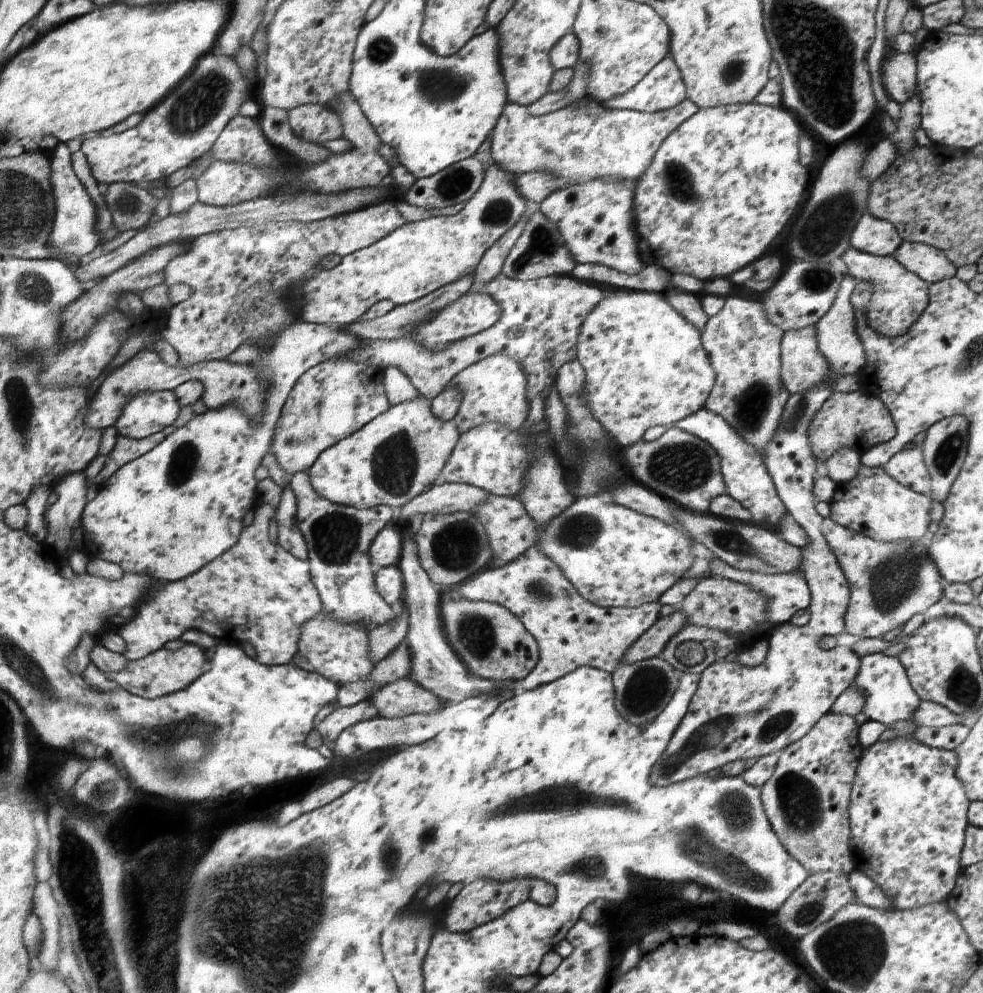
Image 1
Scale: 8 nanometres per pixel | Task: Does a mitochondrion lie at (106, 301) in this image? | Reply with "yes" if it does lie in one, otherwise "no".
no

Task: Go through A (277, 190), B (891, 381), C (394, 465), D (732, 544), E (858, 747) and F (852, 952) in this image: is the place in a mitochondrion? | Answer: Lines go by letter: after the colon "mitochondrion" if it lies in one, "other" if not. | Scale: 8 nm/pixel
A: other
B: other
C: mitochondrion
D: mitochondrion
E: other
F: mitochondrion

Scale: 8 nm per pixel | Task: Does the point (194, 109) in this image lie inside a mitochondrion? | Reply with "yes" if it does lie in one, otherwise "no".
yes

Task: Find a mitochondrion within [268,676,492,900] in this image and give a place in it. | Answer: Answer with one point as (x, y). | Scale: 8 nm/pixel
(389, 856)

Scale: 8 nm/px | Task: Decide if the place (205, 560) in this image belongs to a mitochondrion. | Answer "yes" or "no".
no

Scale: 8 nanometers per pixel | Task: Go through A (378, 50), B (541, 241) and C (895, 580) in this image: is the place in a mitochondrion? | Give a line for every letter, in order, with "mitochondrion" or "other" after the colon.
A: mitochondrion
B: mitochondrion
C: mitochondrion

